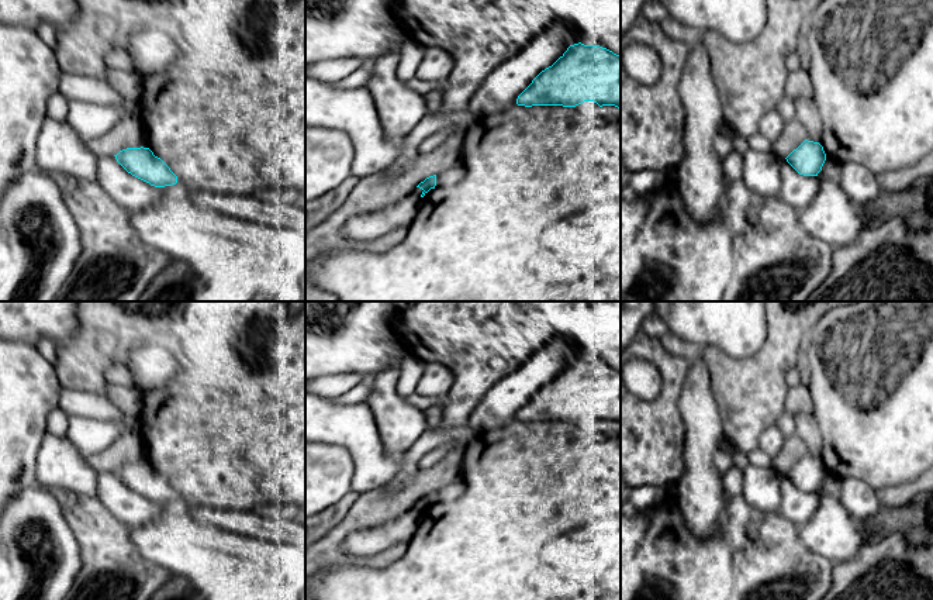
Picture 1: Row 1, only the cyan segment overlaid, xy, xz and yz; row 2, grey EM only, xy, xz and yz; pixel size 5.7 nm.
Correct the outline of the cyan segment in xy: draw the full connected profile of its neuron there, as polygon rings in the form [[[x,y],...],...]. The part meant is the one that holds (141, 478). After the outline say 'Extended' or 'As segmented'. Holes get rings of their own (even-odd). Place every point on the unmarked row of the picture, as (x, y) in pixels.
[[[127,463],[114,472],[128,489],[151,501],[165,503],[177,499],[177,492],[149,463]]]. As segmented

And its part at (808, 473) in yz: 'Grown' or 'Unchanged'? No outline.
Unchanged

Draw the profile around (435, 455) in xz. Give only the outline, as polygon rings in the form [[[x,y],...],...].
[[[443,445],[440,448],[432,449],[424,458],[419,459],[421,469],[429,469],[436,465],[449,451],[452,446]]]

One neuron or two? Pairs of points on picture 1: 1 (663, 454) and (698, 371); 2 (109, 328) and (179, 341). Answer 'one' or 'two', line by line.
1: two
2: two

